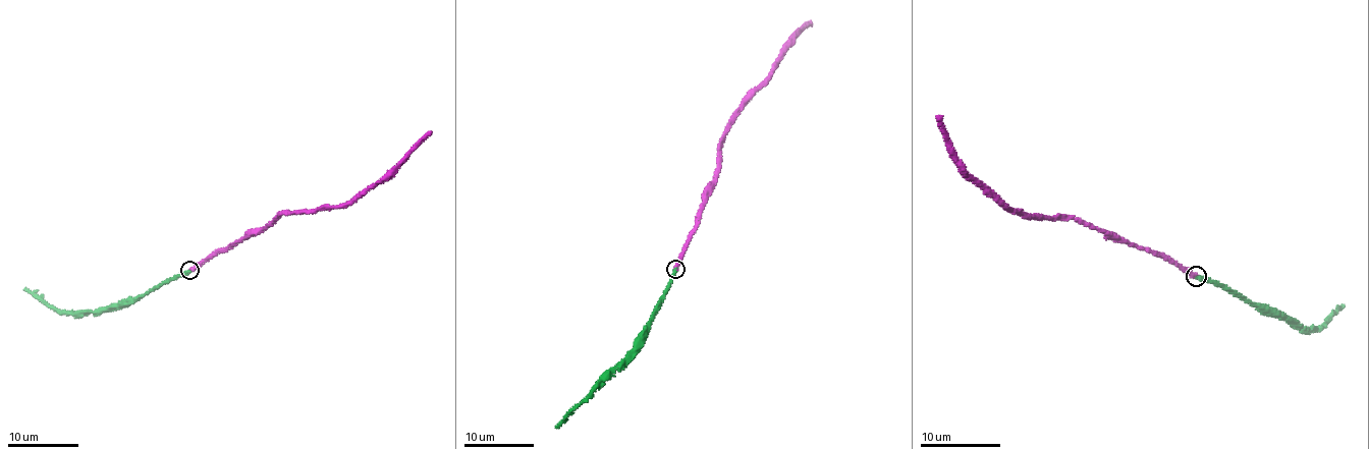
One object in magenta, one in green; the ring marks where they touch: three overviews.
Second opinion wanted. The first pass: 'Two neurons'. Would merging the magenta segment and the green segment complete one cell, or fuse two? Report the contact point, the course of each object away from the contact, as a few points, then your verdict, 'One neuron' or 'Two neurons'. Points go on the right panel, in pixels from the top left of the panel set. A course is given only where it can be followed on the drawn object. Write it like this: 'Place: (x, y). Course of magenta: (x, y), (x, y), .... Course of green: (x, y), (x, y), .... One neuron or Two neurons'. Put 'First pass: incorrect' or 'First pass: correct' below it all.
Place: (1196, 276). Course of magenta: (1196, 275), (1149, 248), (1108, 238), (1074, 218), (1034, 217), (999, 205), (970, 180), (939, 115). Course of green: (1196, 277), (1218, 281), (1249, 301), (1268, 304), (1295, 325), (1313, 331), (1344, 304). One neuron
First pass: incorrect

